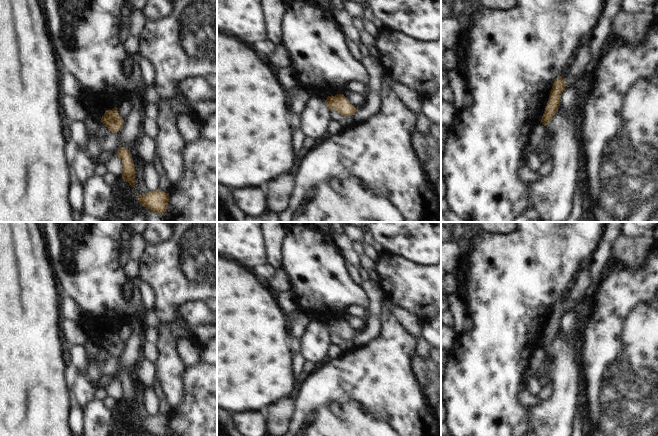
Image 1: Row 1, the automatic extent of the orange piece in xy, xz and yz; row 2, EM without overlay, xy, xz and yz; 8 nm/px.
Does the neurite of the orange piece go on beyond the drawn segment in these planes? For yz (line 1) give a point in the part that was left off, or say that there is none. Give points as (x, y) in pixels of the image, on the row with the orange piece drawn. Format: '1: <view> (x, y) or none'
1: none

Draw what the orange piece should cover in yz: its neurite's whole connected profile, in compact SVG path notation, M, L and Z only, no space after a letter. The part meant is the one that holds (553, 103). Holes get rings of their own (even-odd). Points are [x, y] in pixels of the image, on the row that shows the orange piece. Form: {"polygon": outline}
{"polygon": "M559 76L554 82L549 94L549 99L547 101L547 106L545 108L541 122L544 126L549 124L552 121L553 116L558 111L560 106L561 94L566 87L567 82Z"}

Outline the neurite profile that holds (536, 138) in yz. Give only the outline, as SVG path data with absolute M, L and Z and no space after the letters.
M539 123L535 130L530 133L529 143L524 148L524 154L528 155L530 153L539 151L539 148L543 143L546 134L546 127L542 123Z

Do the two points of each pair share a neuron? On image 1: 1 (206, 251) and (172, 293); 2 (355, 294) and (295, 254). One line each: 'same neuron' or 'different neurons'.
1: same neuron
2: same neuron

